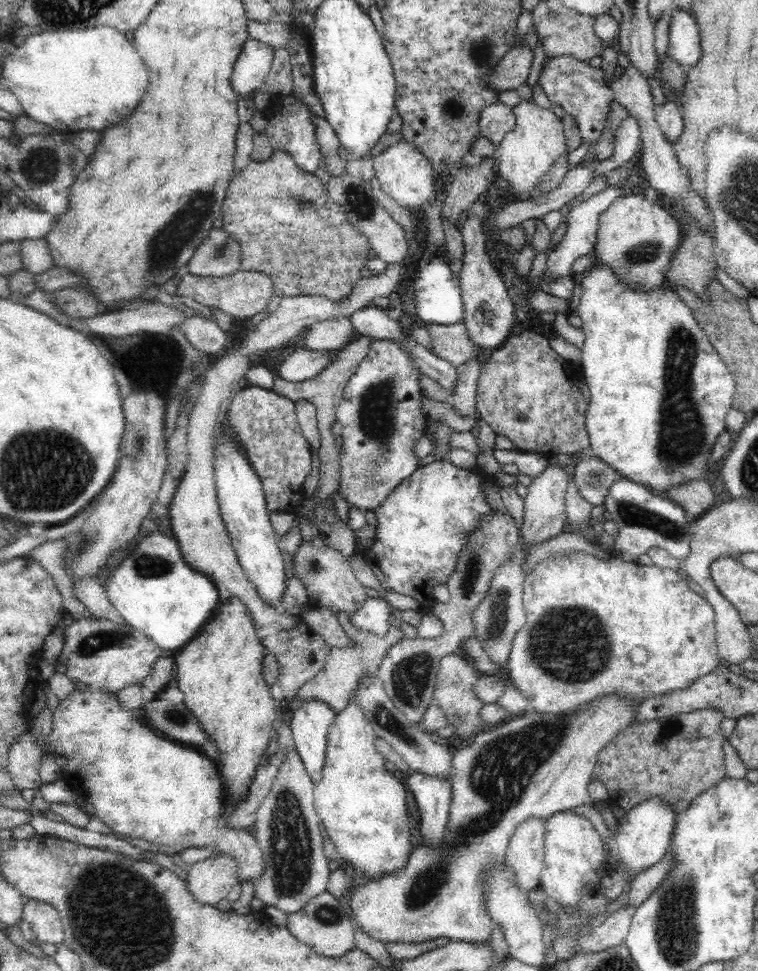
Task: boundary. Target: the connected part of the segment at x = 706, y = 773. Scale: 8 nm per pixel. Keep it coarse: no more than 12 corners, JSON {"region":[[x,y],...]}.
{"region":[[722,711],[630,723],[593,776],[680,813],[726,778]]}

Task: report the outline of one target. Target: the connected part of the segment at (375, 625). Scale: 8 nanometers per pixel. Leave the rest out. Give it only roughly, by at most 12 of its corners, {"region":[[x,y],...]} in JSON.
{"region":[[367,597],[352,614],[356,629],[381,637],[393,621],[386,601]]}

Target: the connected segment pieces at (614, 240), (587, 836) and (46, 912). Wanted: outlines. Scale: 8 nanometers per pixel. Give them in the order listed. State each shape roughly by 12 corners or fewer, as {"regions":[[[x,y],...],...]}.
{"regions":[[[640,195],[599,217],[592,257],[634,291],[664,284],[683,236]],[[572,809],[545,822],[539,886],[558,905],[598,892],[602,839]],[[25,899],[23,918],[40,943],[63,943],[63,924],[52,905]]]}

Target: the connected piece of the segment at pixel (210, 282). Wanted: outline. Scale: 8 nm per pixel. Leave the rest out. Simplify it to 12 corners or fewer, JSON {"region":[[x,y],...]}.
{"region":[[241,268],[216,278],[184,271],[177,294],[234,319],[252,318],[274,295],[268,275]]}

